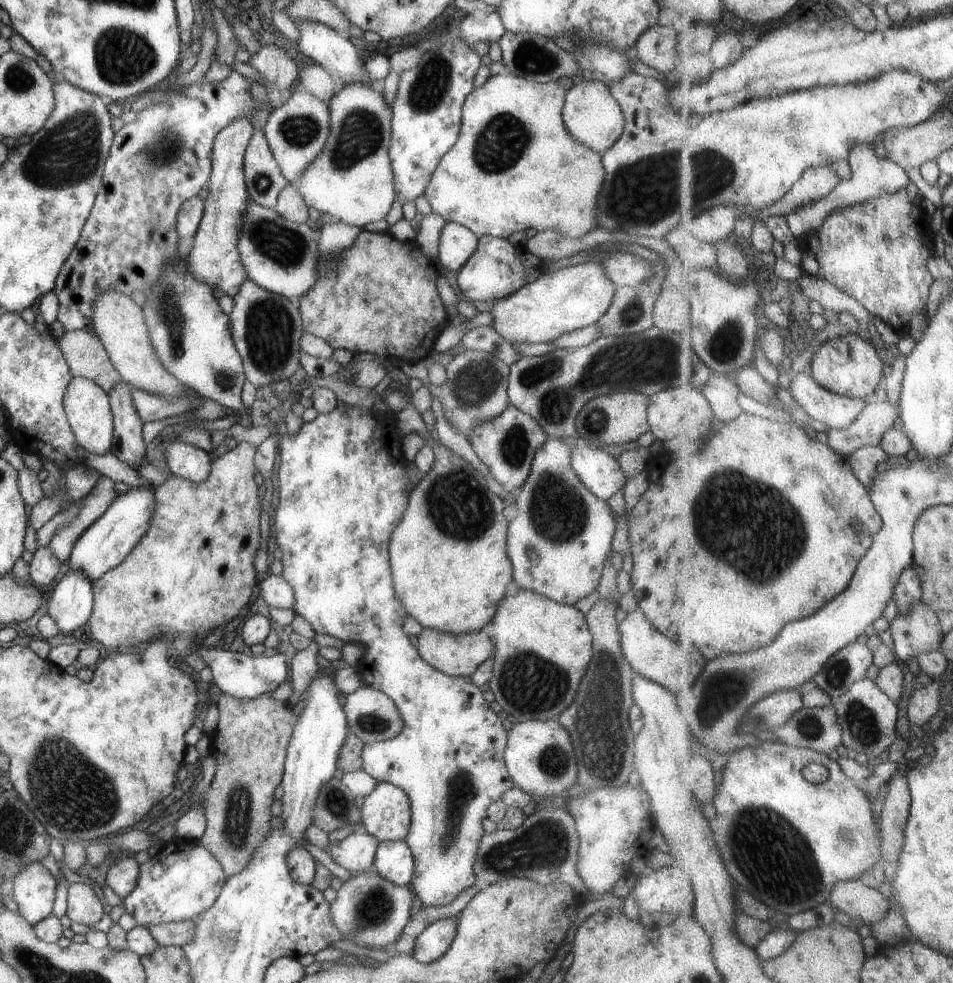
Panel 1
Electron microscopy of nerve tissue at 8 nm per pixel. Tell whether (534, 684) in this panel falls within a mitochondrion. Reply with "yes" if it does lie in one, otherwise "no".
yes

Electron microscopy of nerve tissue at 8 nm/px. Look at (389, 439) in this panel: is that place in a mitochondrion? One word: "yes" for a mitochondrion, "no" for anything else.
no

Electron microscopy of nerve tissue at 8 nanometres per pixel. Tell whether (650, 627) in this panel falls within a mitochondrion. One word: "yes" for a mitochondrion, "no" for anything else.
no

